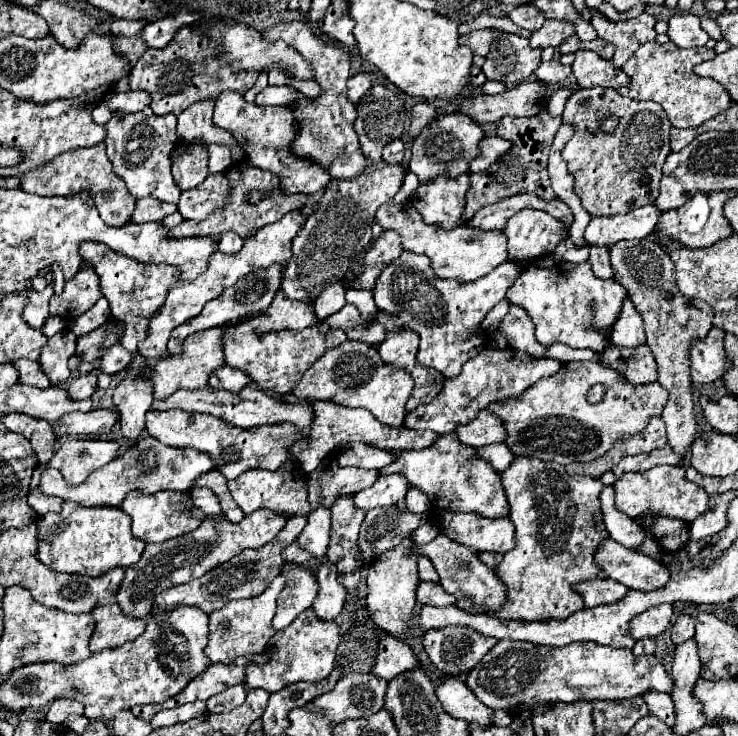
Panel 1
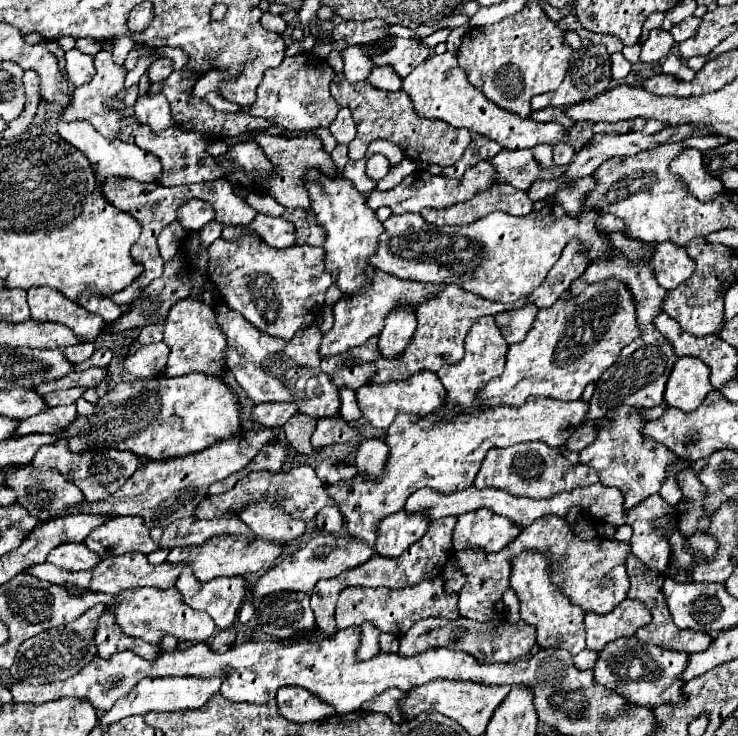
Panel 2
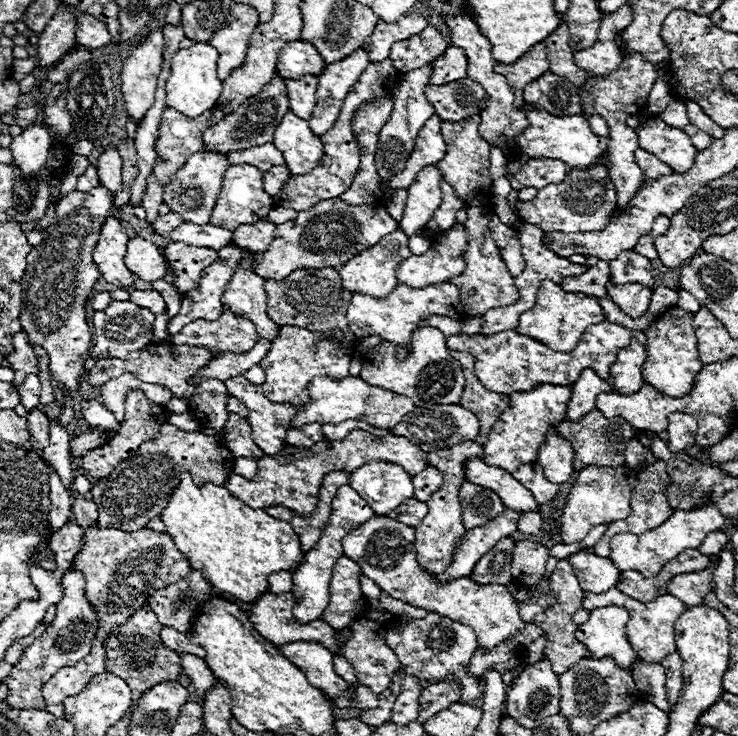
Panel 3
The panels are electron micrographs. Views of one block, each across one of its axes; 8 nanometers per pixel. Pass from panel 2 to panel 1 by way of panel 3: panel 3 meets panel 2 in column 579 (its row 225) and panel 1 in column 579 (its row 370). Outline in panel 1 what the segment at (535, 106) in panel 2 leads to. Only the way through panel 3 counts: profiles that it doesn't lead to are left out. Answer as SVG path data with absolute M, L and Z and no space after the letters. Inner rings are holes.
M586 50L576 52L572 72L580 88L590 88L590 86L620 88L620 86L628 86L630 82L630 78L622 70L612 66L612 62L600 58L594 52L586 52Z

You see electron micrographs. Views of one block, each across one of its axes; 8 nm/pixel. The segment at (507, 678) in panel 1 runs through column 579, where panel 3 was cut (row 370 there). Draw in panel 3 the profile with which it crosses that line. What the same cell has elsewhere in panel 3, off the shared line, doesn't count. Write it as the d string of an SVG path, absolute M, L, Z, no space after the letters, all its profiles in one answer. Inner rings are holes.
M674 308L664 312L646 332L648 336L648 358L644 362L644 380L658 392L682 398L694 388L694 378L702 370L702 362L696 350L696 332L692 328L692 314Z

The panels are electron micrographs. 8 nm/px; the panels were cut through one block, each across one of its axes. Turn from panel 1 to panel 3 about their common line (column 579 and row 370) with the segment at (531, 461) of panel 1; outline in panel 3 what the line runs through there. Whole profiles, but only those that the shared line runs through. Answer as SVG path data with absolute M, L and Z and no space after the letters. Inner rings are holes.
M604 320L602 324L592 324L590 328L586 328L580 344L572 352L554 352L544 344L528 336L522 336L514 330L498 332L496 336L484 336L484 334L466 336L458 332L454 336L448 336L446 344L450 350L464 350L474 356L476 376L484 384L484 388L490 388L492 392L510 394L518 390L528 392L538 384L572 386L584 368L592 368L594 372L598 372L602 380L608 380L610 368L612 368L612 362L616 360L618 350L626 348L630 340L632 340L630 330L622 328L620 324L610 324Z

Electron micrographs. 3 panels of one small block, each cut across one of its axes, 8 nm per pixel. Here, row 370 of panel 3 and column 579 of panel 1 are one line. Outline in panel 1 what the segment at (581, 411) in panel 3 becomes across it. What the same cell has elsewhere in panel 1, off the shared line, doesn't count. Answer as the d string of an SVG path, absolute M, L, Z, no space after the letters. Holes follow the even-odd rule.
M596 578L596 580L578 582L578 584L574 584L574 588L578 594L582 594L588 608L618 602L628 592L626 586L622 586L620 582L614 582L610 578Z

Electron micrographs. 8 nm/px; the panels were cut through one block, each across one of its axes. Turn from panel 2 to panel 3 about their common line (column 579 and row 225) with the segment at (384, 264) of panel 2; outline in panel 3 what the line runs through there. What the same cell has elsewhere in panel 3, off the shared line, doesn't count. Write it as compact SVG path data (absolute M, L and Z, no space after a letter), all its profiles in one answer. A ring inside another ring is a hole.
M238 164L238 166L230 166L224 174L224 182L222 182L222 190L218 194L216 206L212 210L210 216L210 224L226 228L226 230L236 230L240 224L254 224L260 218L268 216L268 212L274 206L274 200L264 192L262 188L262 172L250 164Z

